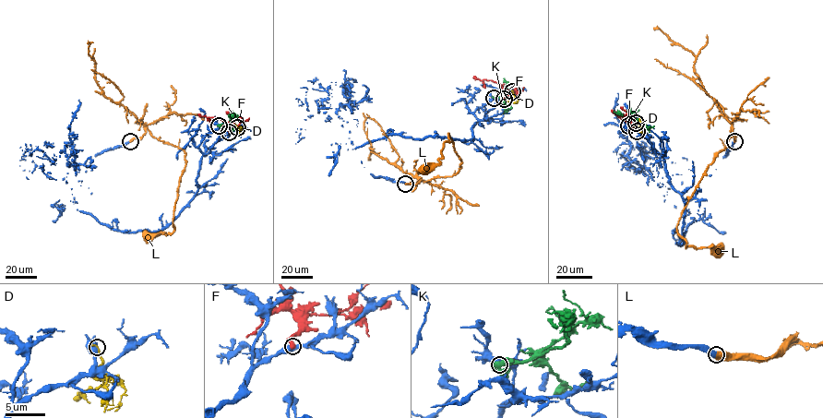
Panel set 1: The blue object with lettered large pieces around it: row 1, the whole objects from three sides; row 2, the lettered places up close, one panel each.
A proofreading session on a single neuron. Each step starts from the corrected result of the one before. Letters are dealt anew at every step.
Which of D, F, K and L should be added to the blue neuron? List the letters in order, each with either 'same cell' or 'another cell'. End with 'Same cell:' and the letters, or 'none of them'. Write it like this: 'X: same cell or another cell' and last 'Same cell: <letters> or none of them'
D: another cell
F: another cell
K: another cell
L: same cell
Same cell: L

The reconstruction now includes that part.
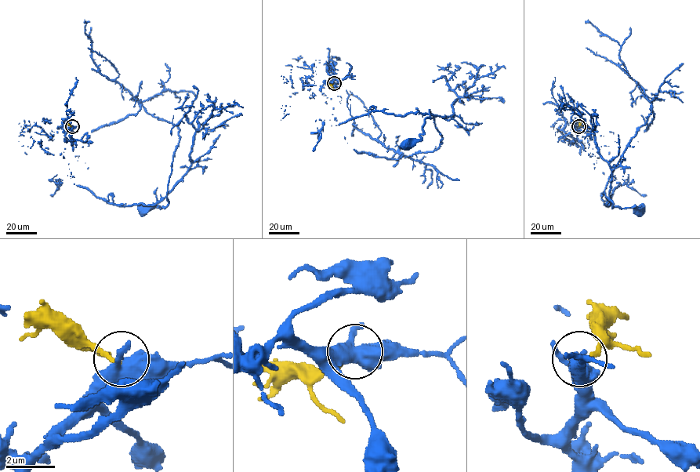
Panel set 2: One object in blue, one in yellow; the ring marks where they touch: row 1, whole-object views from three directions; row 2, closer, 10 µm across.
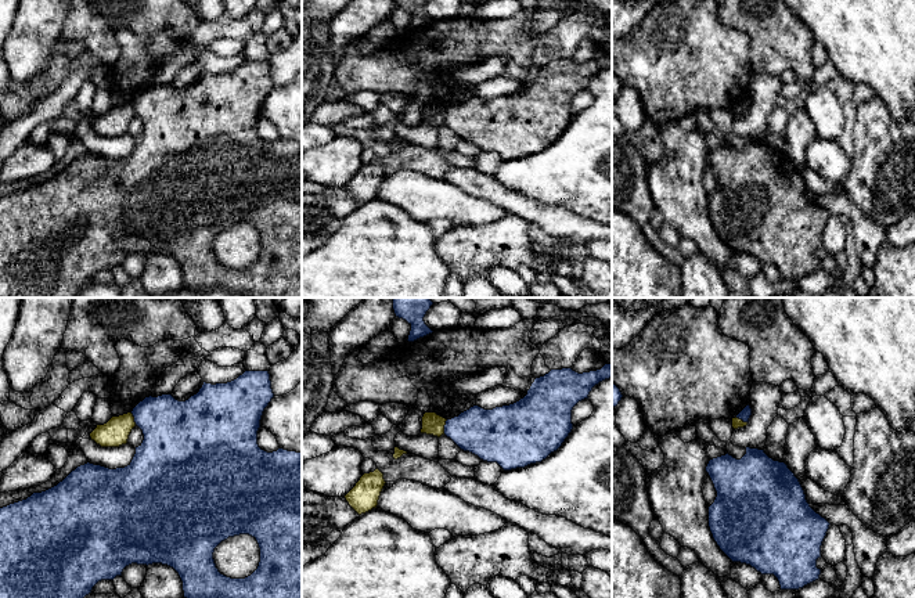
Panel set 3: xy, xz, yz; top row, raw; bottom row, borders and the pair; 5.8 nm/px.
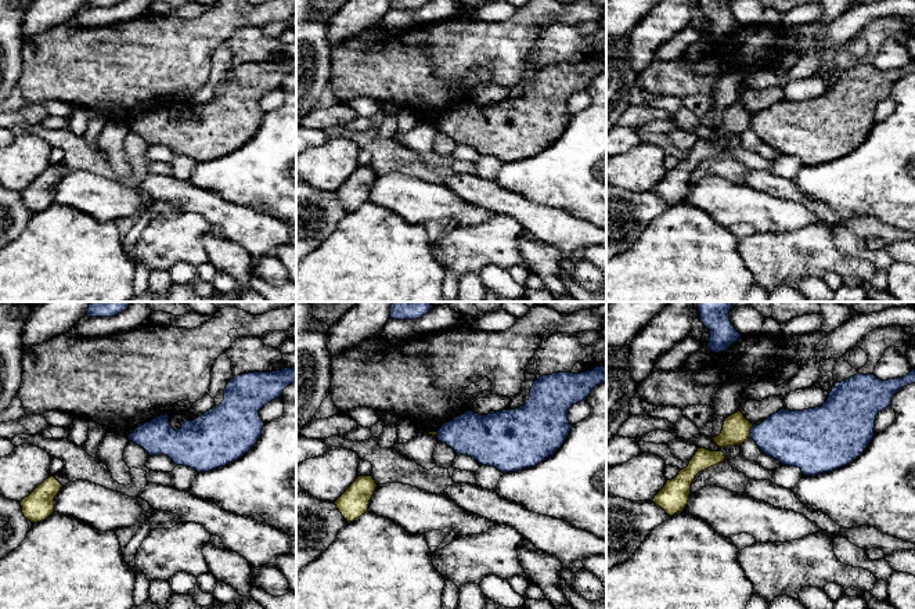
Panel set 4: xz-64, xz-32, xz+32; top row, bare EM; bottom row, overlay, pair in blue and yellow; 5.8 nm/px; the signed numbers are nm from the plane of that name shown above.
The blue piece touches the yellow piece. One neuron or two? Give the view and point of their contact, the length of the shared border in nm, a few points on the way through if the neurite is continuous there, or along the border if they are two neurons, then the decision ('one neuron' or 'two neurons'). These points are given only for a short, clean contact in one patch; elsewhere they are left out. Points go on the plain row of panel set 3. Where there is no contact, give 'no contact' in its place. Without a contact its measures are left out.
xz (445, 116) | 90 nm | along xz (447, 110), (443, 123) | two neurons

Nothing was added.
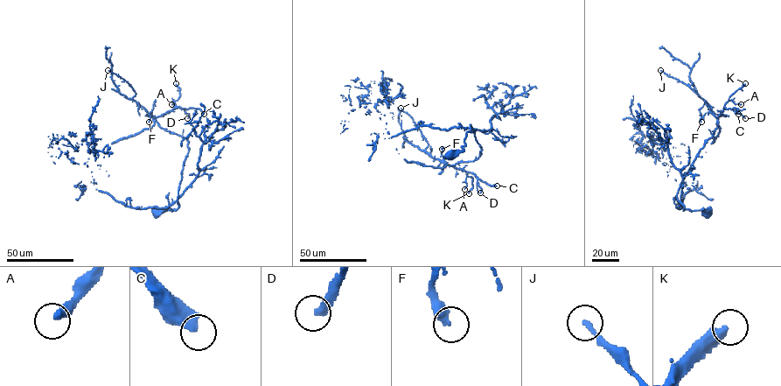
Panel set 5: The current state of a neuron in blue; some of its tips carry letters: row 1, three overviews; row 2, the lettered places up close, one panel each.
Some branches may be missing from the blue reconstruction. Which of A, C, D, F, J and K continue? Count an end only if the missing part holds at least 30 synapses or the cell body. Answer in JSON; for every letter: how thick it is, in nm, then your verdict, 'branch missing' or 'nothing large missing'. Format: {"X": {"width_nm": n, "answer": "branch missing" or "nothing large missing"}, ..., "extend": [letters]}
{"A": {"width_nm": 360, "answer": "nothing large missing"}, "C": {"width_nm": 480, "answer": "branch missing"}, "D": {"width_nm": 260, "answer": "branch missing"}, "F": {"width_nm": 440, "answer": "nothing large missing"}, "J": {"width_nm": 160, "answer": "nothing large missing"}, "K": {"width_nm": 440, "answer": "branch missing"}, "extend": ["C", "D", "K"]}

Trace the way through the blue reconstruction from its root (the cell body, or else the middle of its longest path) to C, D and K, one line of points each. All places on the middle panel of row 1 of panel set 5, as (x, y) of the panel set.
C: (449, 156), (462, 150), (470, 125), (481, 153), (473, 161), (448, 164), (497, 185)
D: (449, 156), (462, 150), (470, 125), (481, 153), (473, 161), (448, 164), (472, 173), (480, 192)
K: (449, 156), (462, 150), (470, 125), (481, 153), (473, 161), (448, 164), (463, 169), (473, 178), (469, 193)

